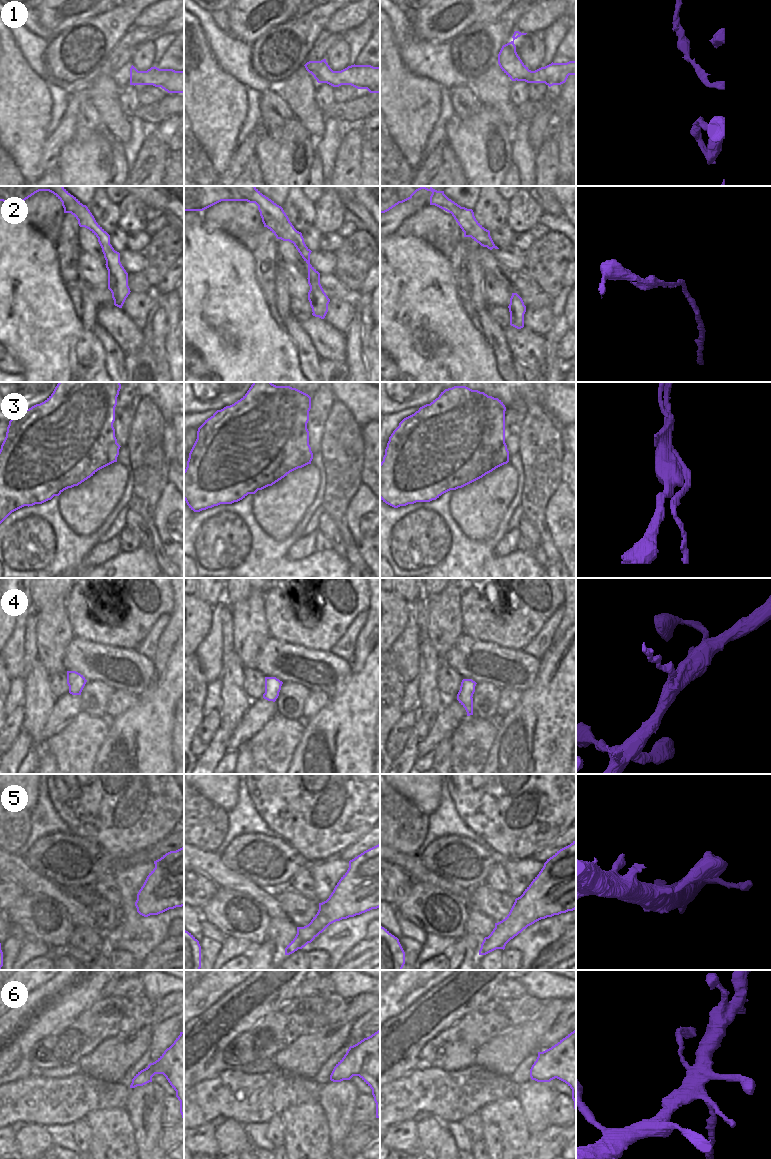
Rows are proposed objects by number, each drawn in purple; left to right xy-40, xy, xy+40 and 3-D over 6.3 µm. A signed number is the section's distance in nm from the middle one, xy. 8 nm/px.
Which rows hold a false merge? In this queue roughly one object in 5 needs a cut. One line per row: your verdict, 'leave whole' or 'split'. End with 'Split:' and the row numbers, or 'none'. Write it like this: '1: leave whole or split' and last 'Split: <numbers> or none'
1: split
2: split
3: split
4: split
5: leave whole
6: leave whole
Split: 1, 2, 3, 4

